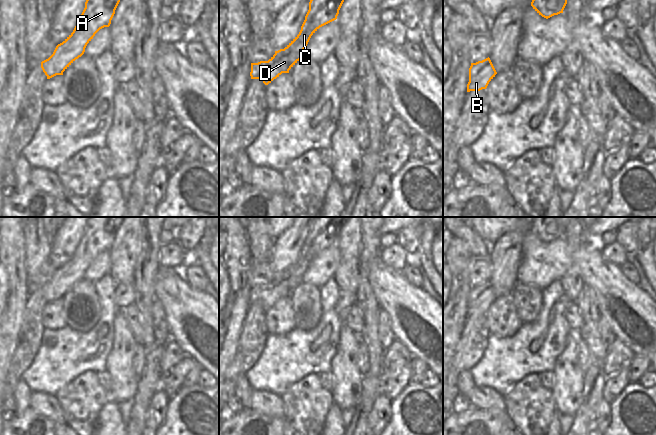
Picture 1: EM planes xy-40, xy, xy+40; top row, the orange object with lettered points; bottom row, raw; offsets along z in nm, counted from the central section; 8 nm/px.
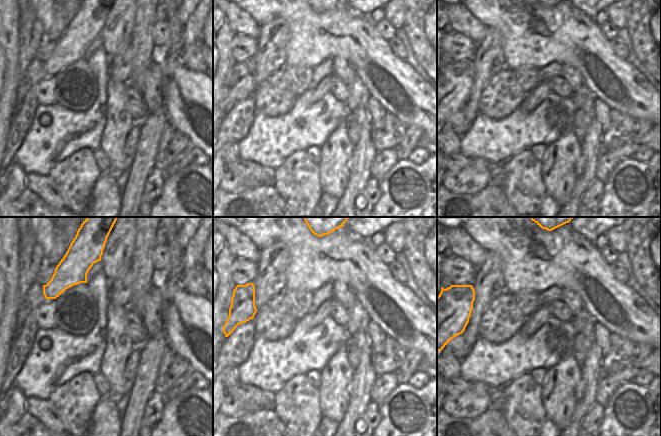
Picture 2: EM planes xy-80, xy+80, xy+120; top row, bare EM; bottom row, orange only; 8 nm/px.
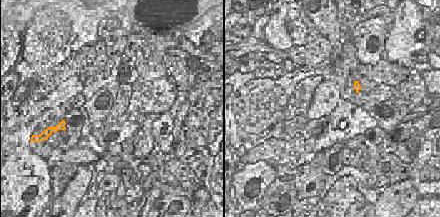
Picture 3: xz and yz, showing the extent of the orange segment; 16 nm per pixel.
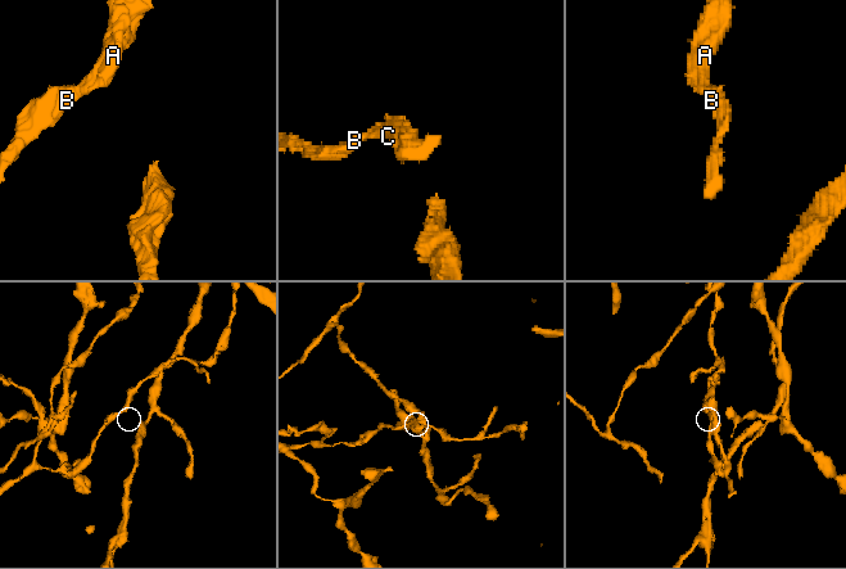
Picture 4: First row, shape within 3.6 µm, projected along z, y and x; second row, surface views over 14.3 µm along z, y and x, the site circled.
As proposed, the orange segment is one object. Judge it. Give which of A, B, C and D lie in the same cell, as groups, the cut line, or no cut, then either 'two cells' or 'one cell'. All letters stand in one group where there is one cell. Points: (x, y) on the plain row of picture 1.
A B C D; no cut; one cell

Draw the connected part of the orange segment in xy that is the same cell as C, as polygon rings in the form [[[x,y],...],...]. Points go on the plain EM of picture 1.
[[[313,217],[299,258],[284,273],[275,275],[268,285],[251,287],[251,303],[260,303],[268,309],[282,297],[289,297],[289,294],[301,283],[311,260],[320,251],[337,243],[348,218]]]

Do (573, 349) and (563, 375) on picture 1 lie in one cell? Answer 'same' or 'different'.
same

